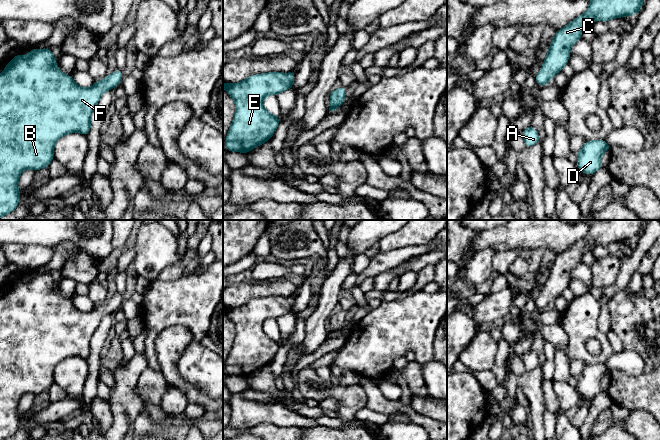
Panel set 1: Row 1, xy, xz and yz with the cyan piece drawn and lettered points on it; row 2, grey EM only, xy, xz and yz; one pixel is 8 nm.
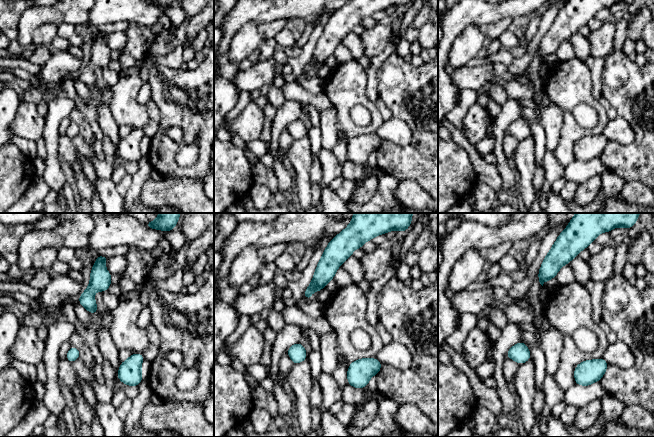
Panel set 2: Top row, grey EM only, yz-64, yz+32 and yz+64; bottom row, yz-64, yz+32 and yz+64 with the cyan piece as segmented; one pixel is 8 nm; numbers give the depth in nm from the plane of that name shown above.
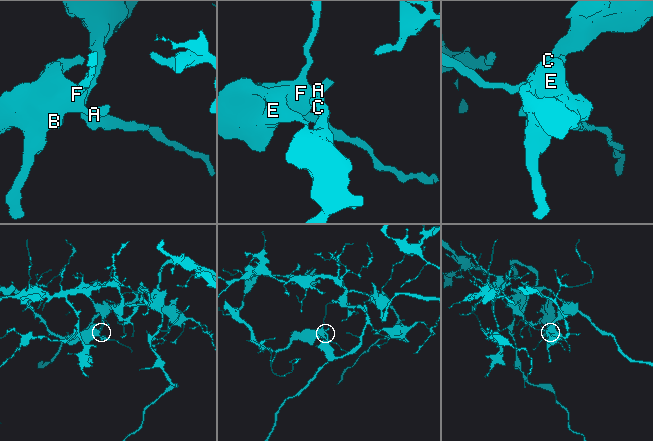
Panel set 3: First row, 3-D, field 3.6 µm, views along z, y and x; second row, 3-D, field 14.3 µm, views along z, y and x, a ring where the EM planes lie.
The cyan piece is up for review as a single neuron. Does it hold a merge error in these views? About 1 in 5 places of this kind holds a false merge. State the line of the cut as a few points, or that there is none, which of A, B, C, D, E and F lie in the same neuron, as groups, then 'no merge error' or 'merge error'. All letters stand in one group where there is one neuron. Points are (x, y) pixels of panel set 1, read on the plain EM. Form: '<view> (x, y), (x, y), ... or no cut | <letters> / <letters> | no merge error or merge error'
no cut | A B C D E F | no merge error

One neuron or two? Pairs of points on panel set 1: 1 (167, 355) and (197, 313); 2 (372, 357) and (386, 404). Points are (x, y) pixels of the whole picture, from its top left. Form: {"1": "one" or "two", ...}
{"1": "two", "2": "two"}

